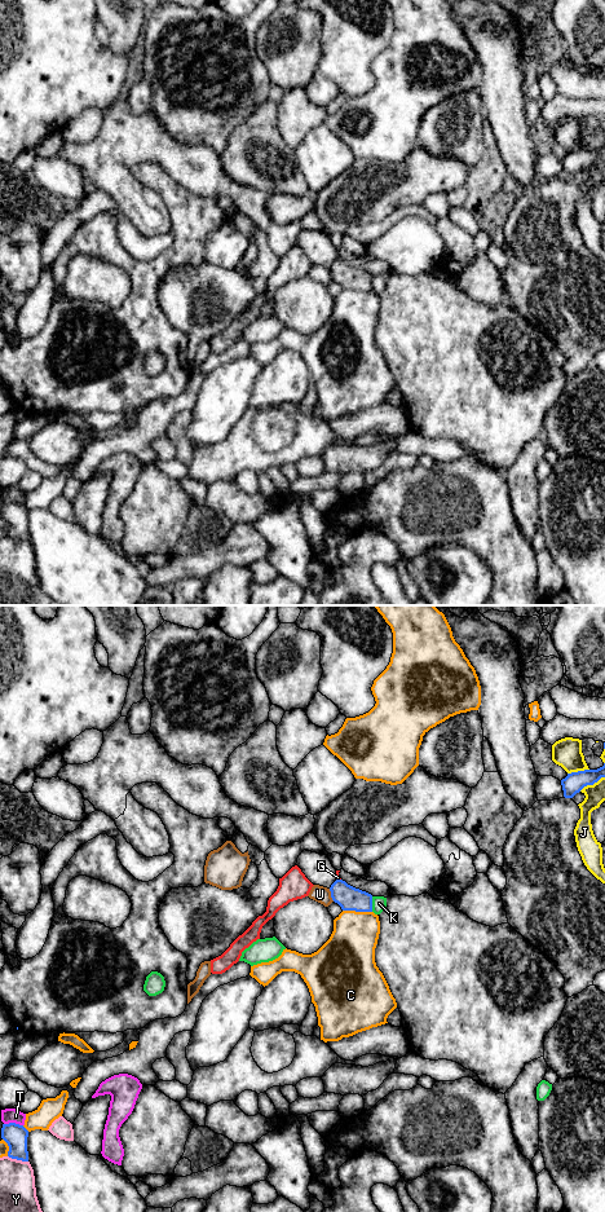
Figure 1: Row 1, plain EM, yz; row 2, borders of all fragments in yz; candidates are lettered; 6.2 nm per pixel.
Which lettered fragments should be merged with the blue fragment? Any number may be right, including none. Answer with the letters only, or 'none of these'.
none of these

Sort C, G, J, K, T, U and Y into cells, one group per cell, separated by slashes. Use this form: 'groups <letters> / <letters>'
groups C / G / J / K / T / U / Y

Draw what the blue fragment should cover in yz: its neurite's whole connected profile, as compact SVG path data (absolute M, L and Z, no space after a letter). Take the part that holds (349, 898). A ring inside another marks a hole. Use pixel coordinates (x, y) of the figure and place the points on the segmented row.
M336 880L331 887L331 898L343 911L372 912L372 895Z

